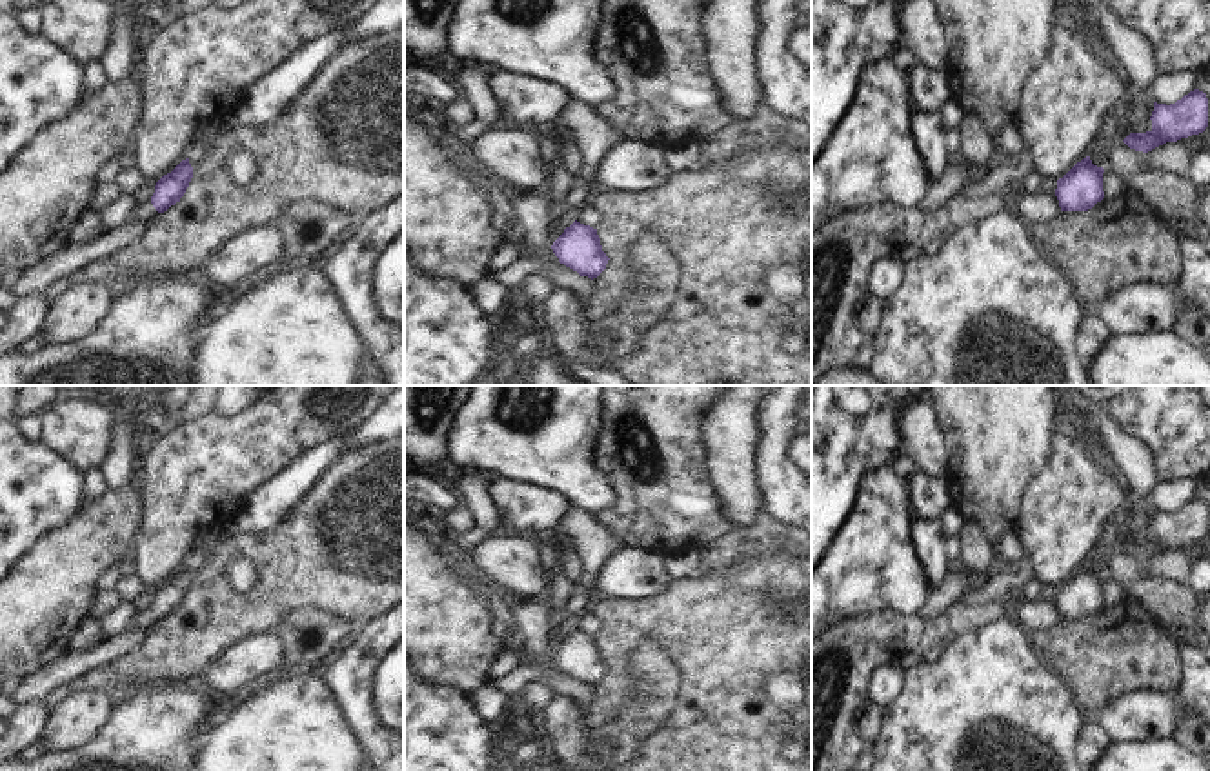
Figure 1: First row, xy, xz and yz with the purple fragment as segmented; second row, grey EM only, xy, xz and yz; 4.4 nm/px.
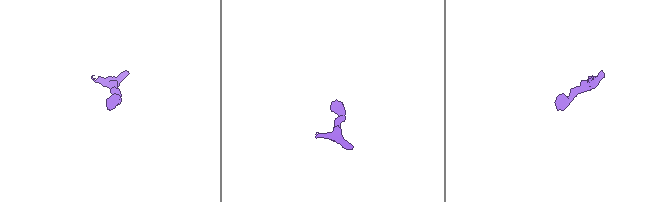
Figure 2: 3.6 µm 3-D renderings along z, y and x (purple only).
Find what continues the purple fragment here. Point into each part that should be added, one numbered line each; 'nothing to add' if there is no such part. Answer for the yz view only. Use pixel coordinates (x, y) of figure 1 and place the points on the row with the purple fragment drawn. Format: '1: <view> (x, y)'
nothing to add

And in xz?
nothing to add

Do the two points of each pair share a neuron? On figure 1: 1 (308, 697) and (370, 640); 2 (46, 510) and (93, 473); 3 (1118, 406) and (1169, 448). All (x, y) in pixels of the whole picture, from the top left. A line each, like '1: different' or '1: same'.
1: different
2: different
3: same

